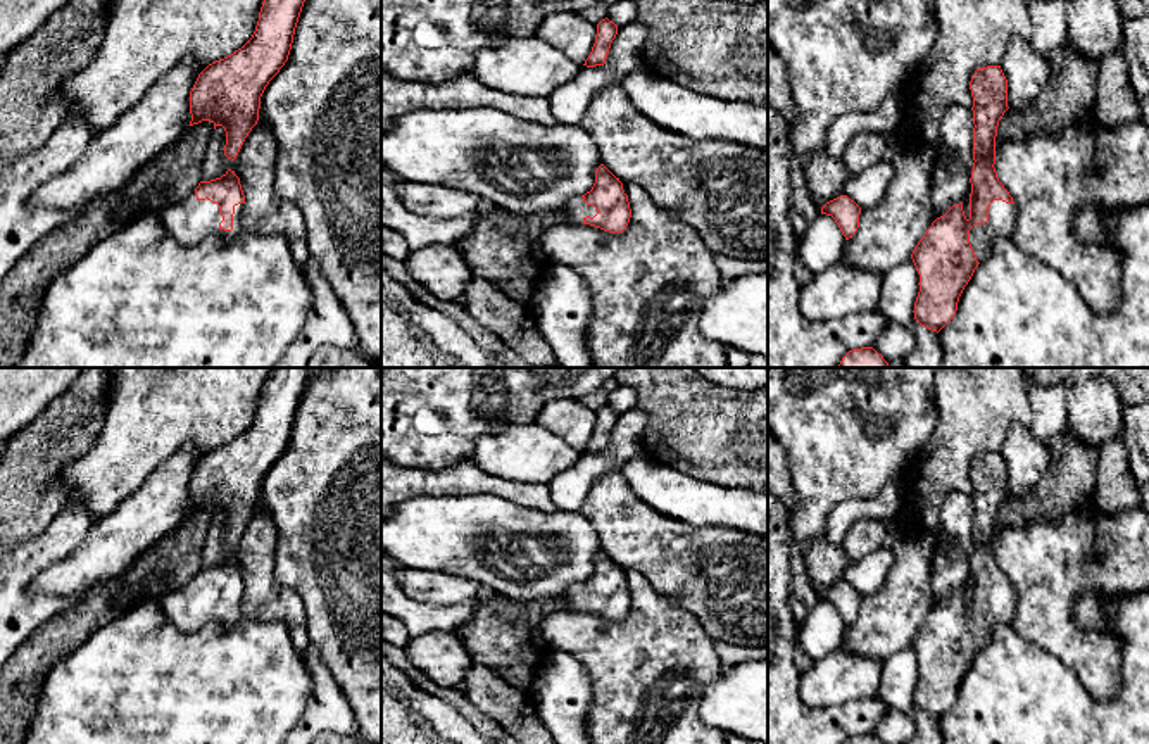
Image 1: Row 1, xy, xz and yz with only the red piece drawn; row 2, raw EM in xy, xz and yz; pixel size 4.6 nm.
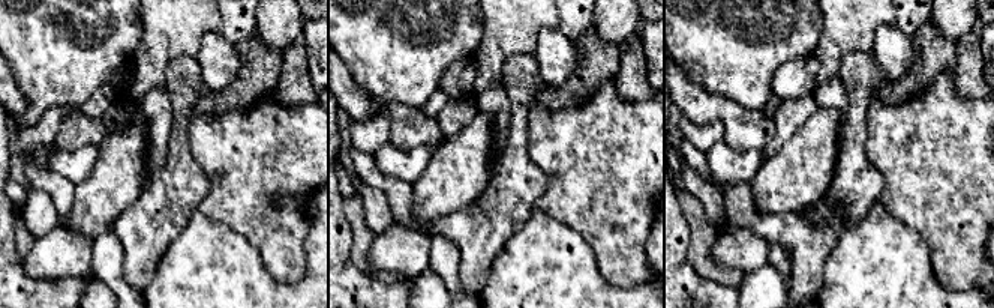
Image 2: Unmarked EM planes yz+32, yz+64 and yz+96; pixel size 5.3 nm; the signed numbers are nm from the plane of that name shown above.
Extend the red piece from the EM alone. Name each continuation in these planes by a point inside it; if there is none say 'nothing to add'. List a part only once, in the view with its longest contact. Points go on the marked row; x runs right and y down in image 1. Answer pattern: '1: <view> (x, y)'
1: xy (190, 221)

